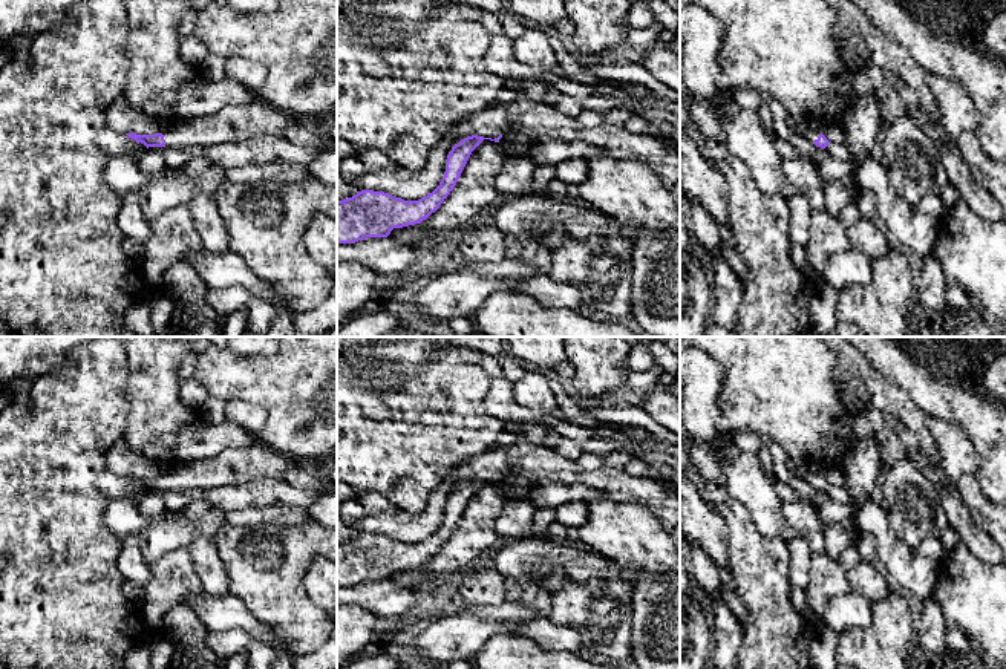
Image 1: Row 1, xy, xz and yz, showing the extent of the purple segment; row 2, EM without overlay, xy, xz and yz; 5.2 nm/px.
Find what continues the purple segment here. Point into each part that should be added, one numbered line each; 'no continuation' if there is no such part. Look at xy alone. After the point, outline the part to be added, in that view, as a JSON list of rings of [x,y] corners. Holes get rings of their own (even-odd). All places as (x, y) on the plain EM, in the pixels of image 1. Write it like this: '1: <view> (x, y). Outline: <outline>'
1: xy (259, 461). Outline: [[[259,439],[247,449],[227,449],[210,459],[176,464],[162,478],[165,490],[207,490],[220,485],[247,484],[257,479],[286,479],[292,459]]]

